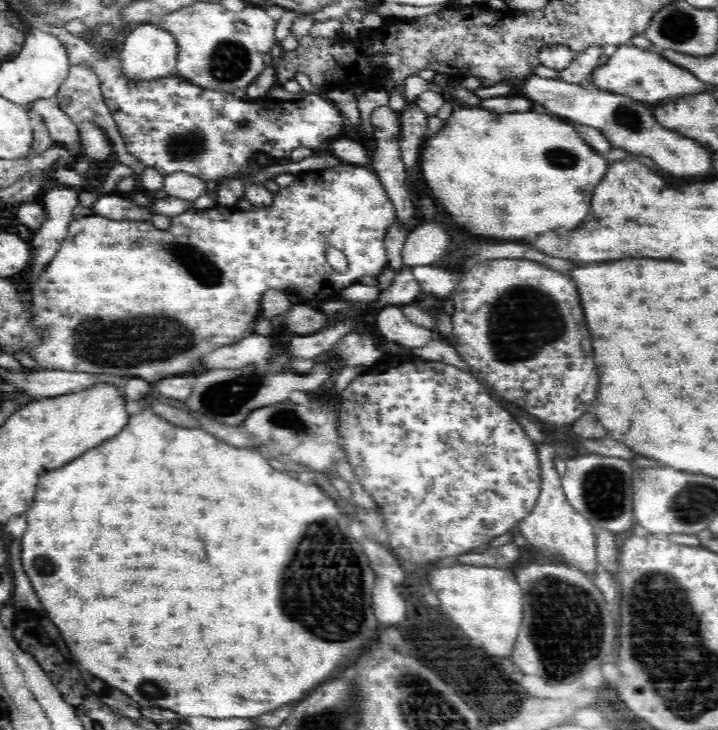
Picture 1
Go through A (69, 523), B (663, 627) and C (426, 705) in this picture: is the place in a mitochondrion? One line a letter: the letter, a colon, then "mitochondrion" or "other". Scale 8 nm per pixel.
A: other
B: mitochondrion
C: mitochondrion

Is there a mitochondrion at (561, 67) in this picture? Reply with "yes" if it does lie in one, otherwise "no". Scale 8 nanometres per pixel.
no

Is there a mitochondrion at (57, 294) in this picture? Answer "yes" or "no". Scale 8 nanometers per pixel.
no

